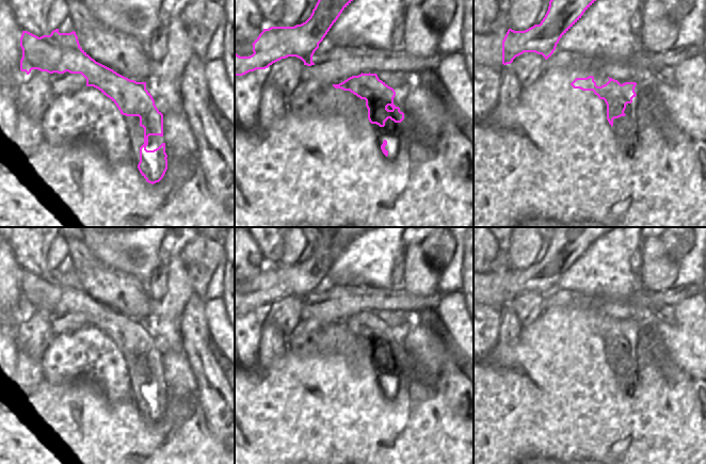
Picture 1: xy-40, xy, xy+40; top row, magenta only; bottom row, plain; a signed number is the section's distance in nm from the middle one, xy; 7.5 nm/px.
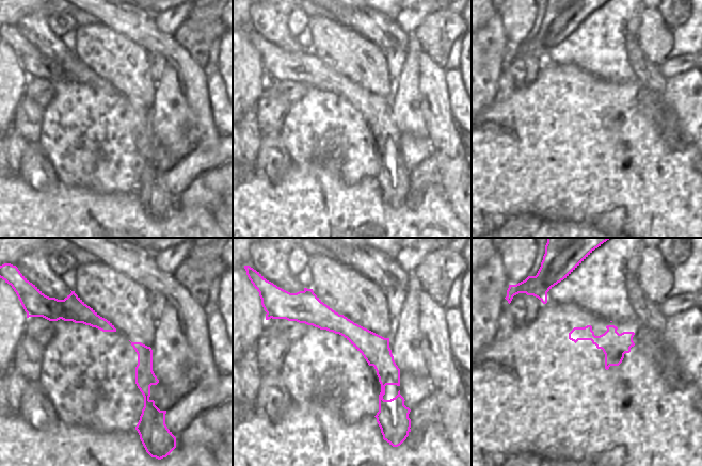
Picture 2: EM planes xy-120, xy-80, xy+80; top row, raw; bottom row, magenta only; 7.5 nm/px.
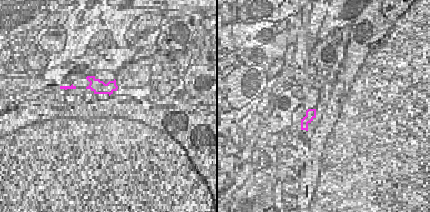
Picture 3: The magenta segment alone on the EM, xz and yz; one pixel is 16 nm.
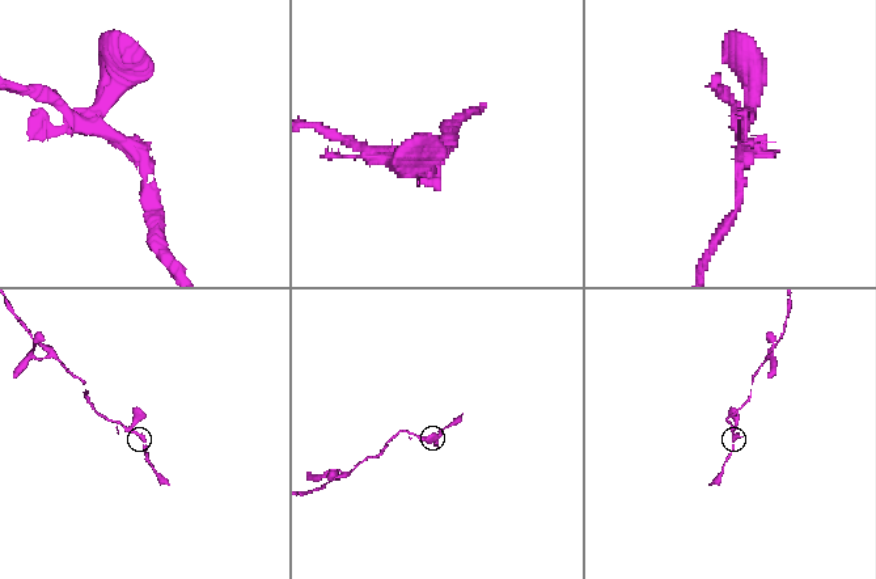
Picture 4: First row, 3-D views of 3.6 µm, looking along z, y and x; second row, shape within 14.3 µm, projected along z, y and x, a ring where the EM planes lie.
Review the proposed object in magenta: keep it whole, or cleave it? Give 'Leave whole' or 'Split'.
Split.

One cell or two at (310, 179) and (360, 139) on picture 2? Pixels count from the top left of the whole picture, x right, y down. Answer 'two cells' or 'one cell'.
two cells

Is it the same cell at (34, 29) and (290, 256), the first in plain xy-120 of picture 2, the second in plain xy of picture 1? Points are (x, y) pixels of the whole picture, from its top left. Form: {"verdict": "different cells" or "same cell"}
{"verdict": "different cells"}

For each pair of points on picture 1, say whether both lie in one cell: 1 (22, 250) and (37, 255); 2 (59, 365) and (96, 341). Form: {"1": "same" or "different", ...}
{"1": "same", "2": "same"}

